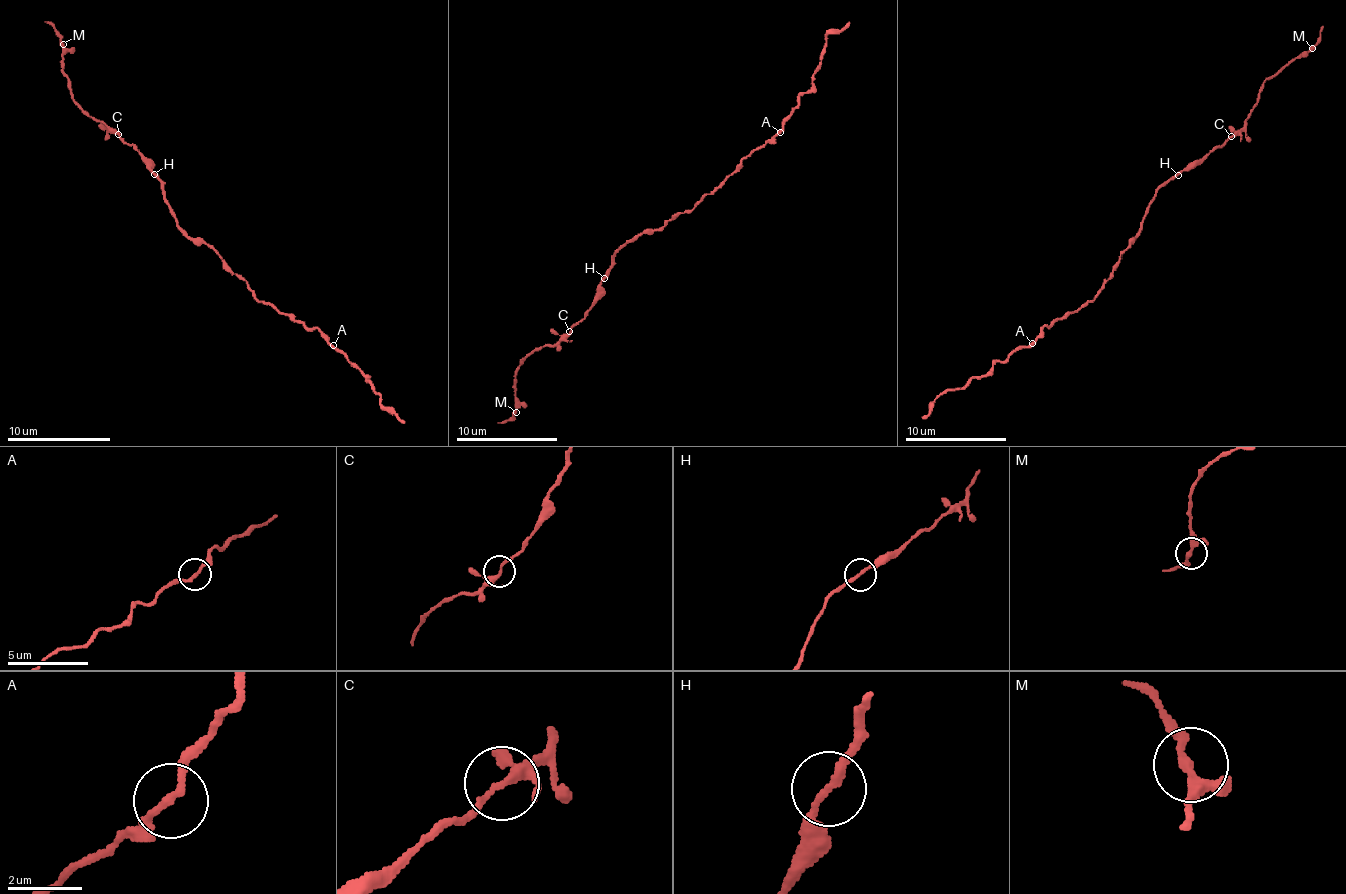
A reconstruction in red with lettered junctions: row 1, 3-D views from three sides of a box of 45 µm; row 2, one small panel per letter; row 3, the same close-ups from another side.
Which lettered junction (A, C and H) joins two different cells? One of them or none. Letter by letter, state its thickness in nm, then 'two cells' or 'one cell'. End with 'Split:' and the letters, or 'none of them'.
A: 200 nm thick; one cell
C: 200 nm thick; one cell
H: 200 nm thick; one cell
Split: none of them

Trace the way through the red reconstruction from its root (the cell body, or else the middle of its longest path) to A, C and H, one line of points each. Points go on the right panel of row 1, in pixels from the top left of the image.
A: (1129, 241), (1103, 290), (1073, 312), (1065, 312), (1050, 325), (1045, 325), (1032, 343)
C: (1129, 241), (1137, 234), (1155, 192), (1185, 170), (1195, 167), (1231, 137)
H: (1129, 241), (1137, 234), (1155, 192), (1178, 175)

